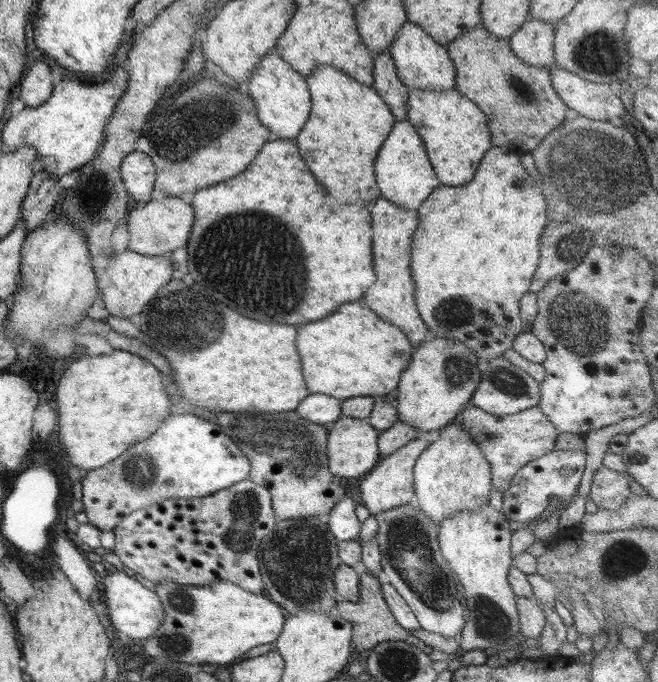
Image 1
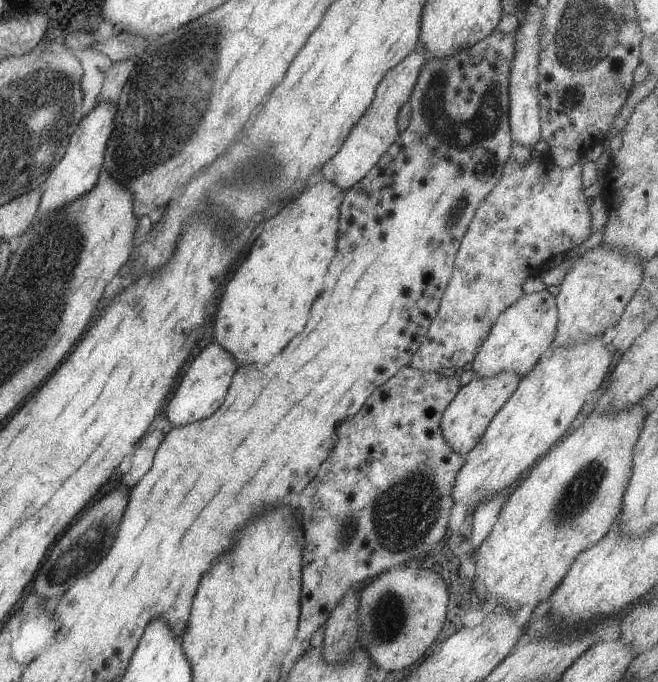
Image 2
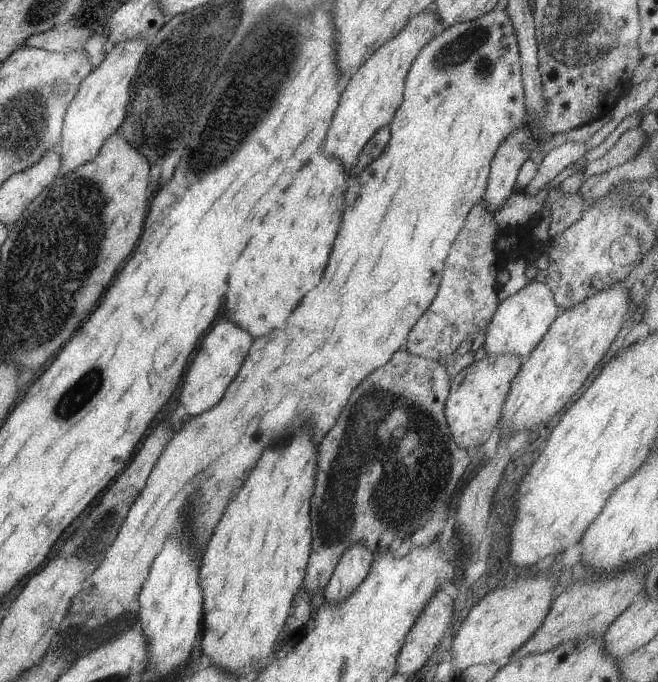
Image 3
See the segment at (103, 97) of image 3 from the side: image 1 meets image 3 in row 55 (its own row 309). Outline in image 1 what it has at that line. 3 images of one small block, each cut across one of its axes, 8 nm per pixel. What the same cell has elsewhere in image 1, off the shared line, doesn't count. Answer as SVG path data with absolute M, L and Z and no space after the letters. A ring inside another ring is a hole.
M130 249L119 252L104 268L94 268L97 292L102 292L105 307L112 316L126 319L134 318L146 308L146 304L155 298L156 292L170 283L172 278L172 260L170 254L144 256Z

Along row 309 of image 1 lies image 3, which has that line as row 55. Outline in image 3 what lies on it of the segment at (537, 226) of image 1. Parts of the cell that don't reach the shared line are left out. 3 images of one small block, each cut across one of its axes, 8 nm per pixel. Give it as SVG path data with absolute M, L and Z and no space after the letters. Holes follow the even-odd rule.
M494 7L494 10L490 10L488 14L480 16L478 20L474 22L465 22L462 24L455 24L450 28L445 28L440 34L436 35L422 50L420 54L416 56L416 60L412 62L412 66L406 74L406 80L404 81L404 100L400 104L400 108L396 110L392 122L390 122L390 142L386 146L386 150L382 152L382 156L378 160L374 160L366 170L361 170L351 180L350 188L346 192L346 210L344 210L344 216L342 216L342 226L340 226L340 232L338 232L338 240L334 242L334 248L330 252L330 262L328 262L328 268L326 268L326 280L320 280L320 284L308 292L308 296L304 296L298 304L298 308L288 316L284 328L278 332L272 332L276 334L272 340L268 338L260 338L254 342L254 346L250 348L248 352L248 358L244 359L243 366L240 367L238 374L236 374L232 384L226 389L226 402L224 402L224 396L220 400L220 404L216 404L214 408L207 410L204 414L193 416L190 420L185 421L185 426L176 432L170 438L170 442L167 442L166 448L161 452L160 458L156 460L156 466L152 468L152 474L150 478L147 478L146 484L138 494L136 500L132 503L118 534L116 540L110 544L110 546L104 552L102 560L99 562L98 570L88 576L88 580L84 580L82 584L82 592L74 598L72 602L72 608L70 610L78 610L82 614L90 614L88 618L96 616L96 614L104 614L108 622L118 621L120 616L124 612L128 612L128 602L132 602L132 608L130 612L132 614L138 613L136 602L138 595L144 582L148 580L150 574L150 567L157 554L160 554L162 548L164 548L164 542L166 538L172 534L172 530L176 530L176 524L180 522L180 514L188 512L188 500L192 498L194 500L194 510L192 510L192 538L194 538L194 548L196 552L202 556L214 534L214 526L218 524L220 516L224 514L224 508L226 504L238 494L240 486L244 484L246 480L246 474L256 466L256 462L260 460L262 456L262 450L268 448L274 440L286 436L286 434L292 434L296 428L300 428L306 420L312 418L314 422L314 430L316 430L316 440L314 444L321 443L320 440L324 440L326 432L332 430L332 426L336 424L338 416L342 414L342 410L348 406L348 400L350 400L352 392L360 386L360 382L364 382L369 374L372 374L373 370L379 369L381 366L388 364L392 360L392 356L402 350L407 351L408 334L410 330L416 326L416 322L420 320L420 316L424 314L425 310L428 310L428 306L434 302L436 294L438 294L438 288L440 288L440 280L442 280L442 273L444 272L445 262L447 261L448 254L452 248L452 241L456 240L456 236L460 234L460 230L464 226L467 214L472 210L472 206L480 203L484 193L486 192L486 186L488 186L488 178L490 178L490 165L496 150L506 138L510 132L516 132L518 128L522 128L522 124L527 123L527 111L525 108L525 90L522 82L521 72L521 58L518 48L518 38L516 38L516 32L512 22L510 22L510 16L506 9L500 10L500 8Z

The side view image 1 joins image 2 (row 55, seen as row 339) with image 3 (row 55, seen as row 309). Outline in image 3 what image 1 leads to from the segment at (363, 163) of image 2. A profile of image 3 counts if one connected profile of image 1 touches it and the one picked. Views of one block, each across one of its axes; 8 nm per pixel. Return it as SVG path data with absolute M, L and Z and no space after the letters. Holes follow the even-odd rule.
M434 7L420 12L408 20L400 34L396 34L392 40L388 40L379 46L376 52L372 52L372 56L352 75L340 98L340 106L334 112L332 126L322 148L326 154L342 160L342 166L349 175L352 166L356 166L360 158L360 150L364 150L372 134L384 126L389 126L396 110L400 108L404 100L404 81L412 62L416 60L420 50L444 29Z

